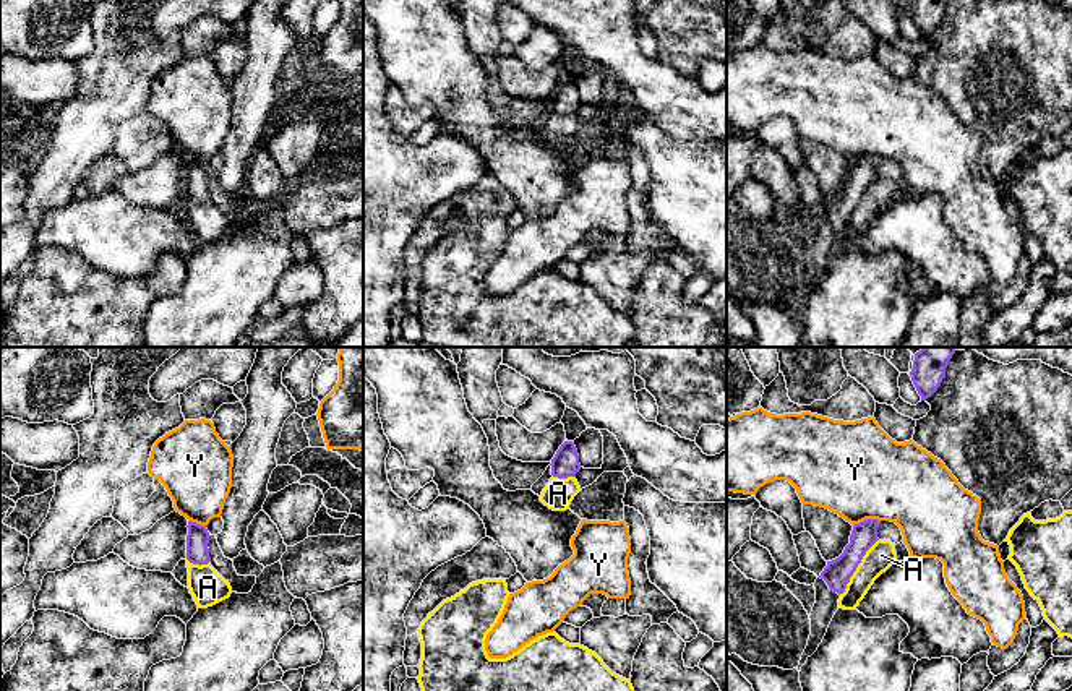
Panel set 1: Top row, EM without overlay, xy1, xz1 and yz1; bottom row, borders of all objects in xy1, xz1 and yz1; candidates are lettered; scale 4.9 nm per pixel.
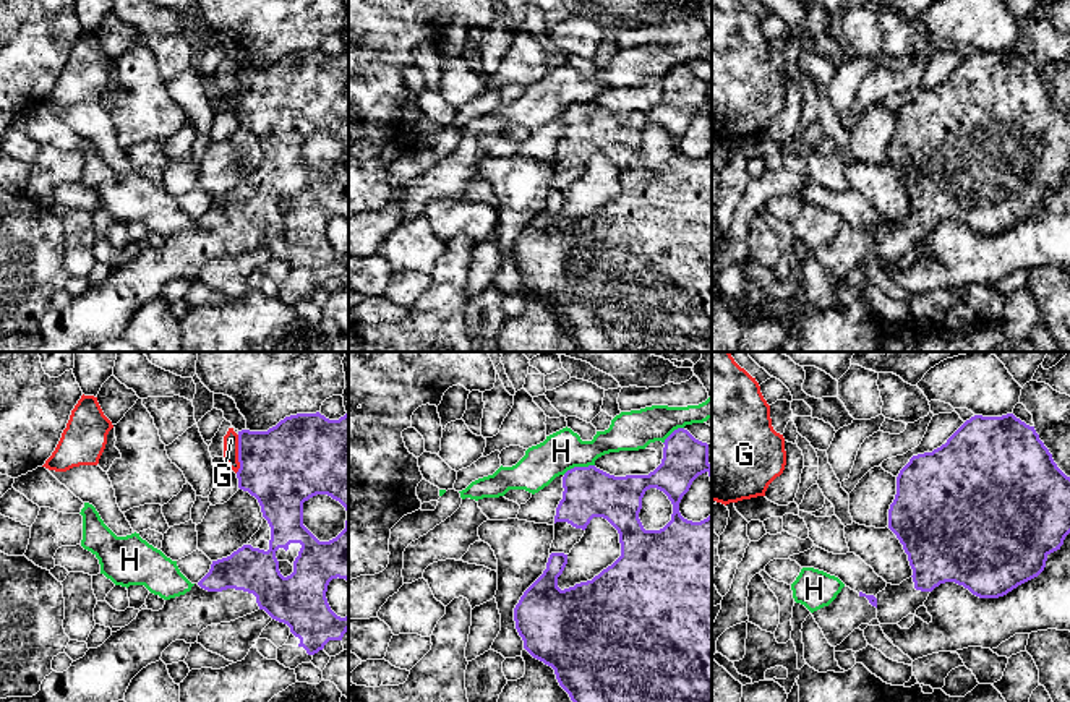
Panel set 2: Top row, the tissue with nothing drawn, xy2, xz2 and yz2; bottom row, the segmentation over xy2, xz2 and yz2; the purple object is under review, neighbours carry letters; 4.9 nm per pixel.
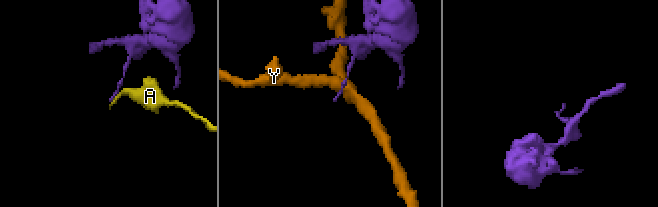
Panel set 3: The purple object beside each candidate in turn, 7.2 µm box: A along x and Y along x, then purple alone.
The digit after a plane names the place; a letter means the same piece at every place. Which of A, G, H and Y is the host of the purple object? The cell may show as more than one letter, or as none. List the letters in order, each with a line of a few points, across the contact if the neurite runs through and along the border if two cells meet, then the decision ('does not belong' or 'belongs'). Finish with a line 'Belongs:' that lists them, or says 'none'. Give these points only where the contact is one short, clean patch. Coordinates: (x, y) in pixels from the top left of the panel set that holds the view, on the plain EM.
A: line yz1 (878, 175), (863, 193), (847, 224), (839, 231); does not belong
G: line xy2 (239, 72), (239, 106), (235, 109); does not belong
H: does not belong
Y: does not belong
Belongs: none

